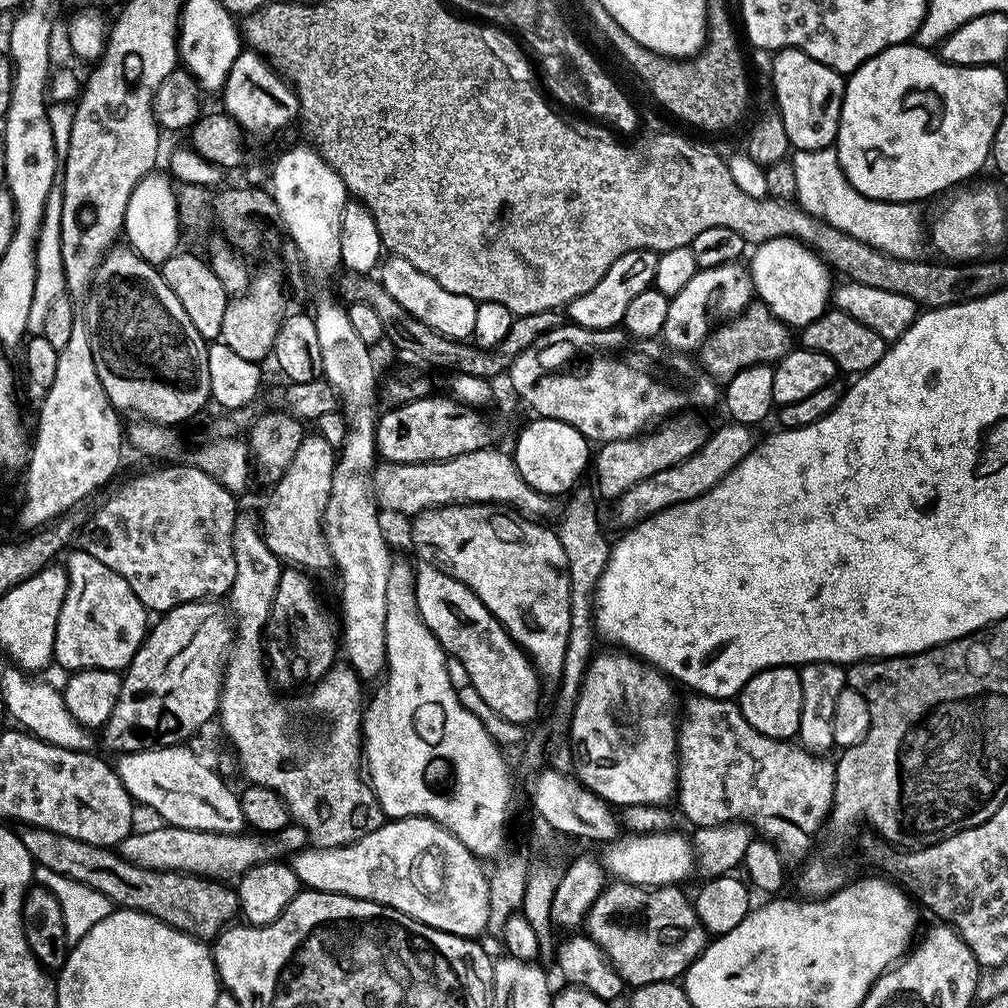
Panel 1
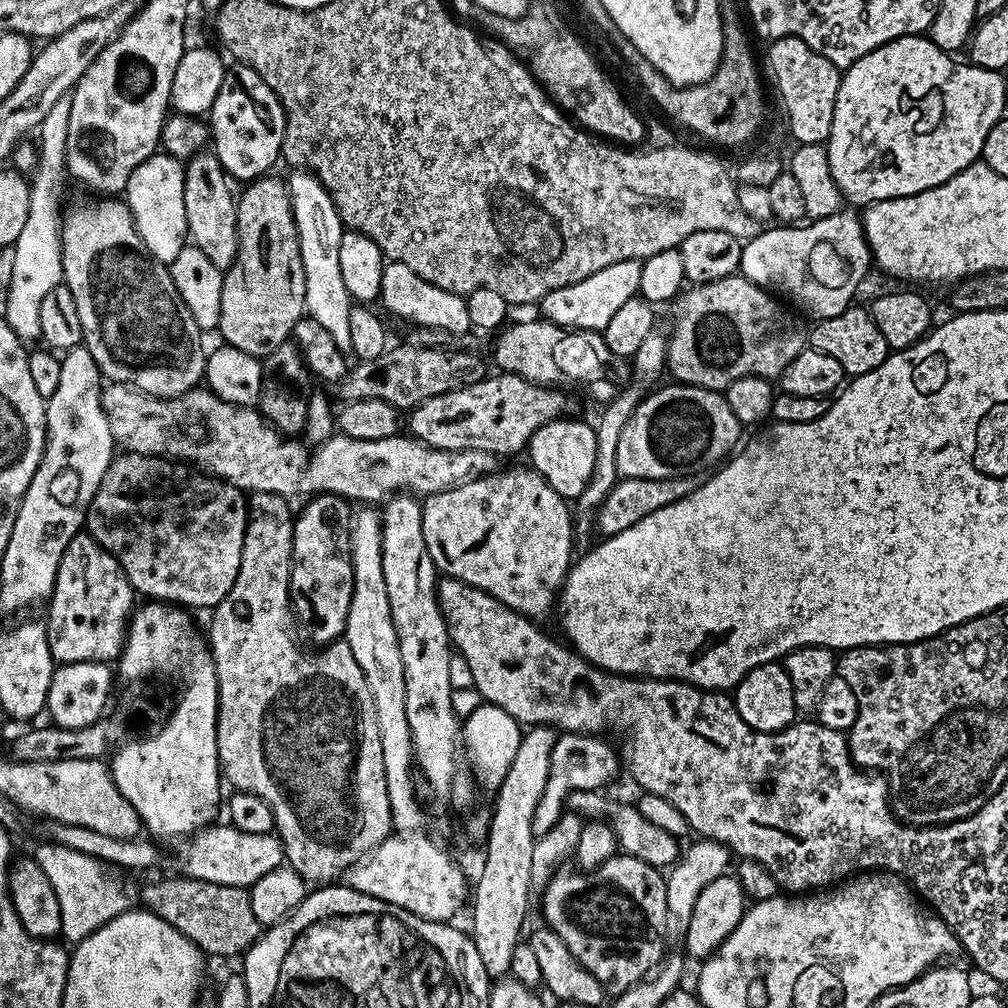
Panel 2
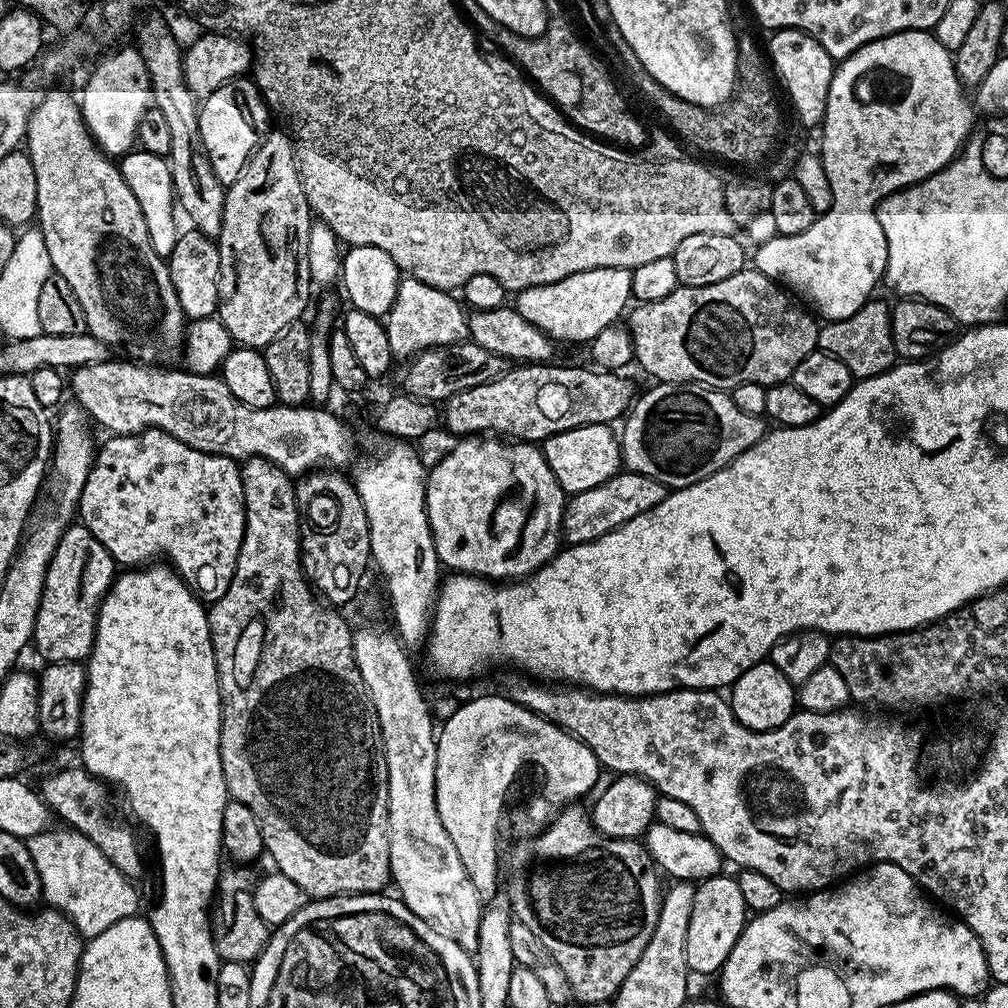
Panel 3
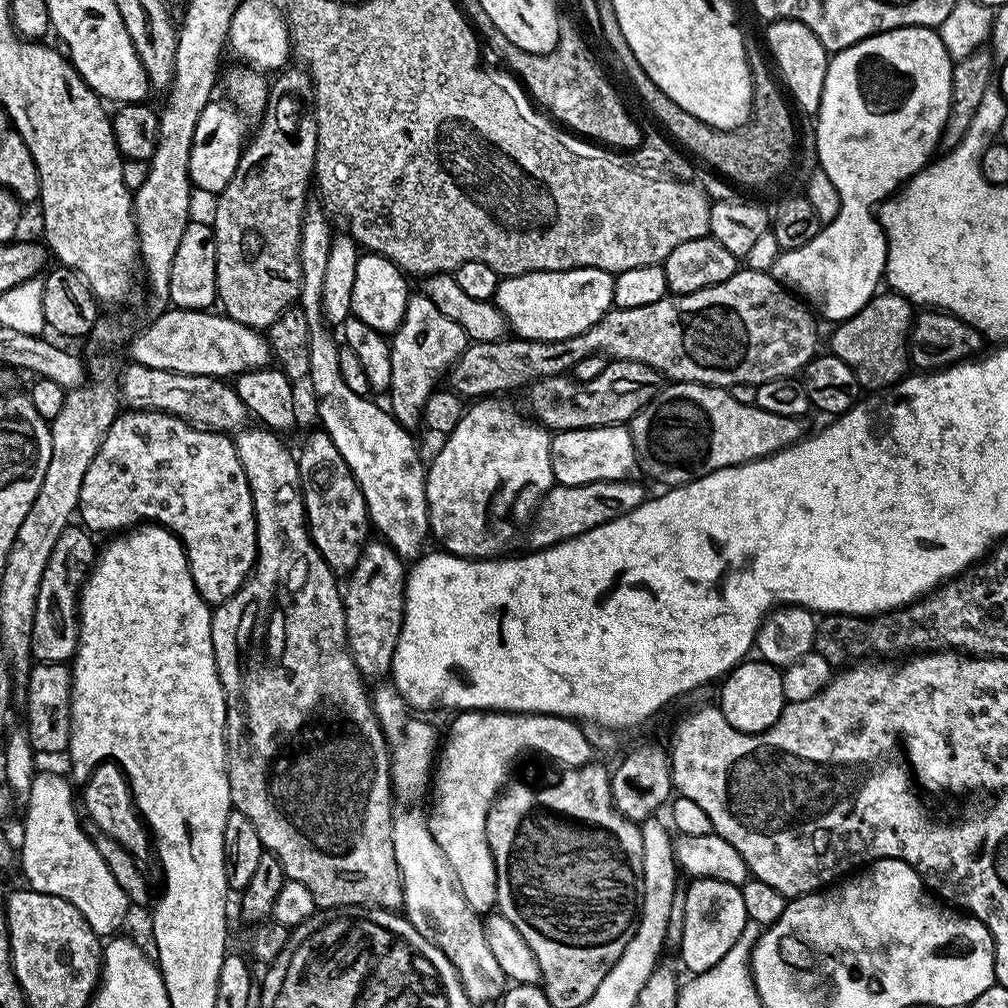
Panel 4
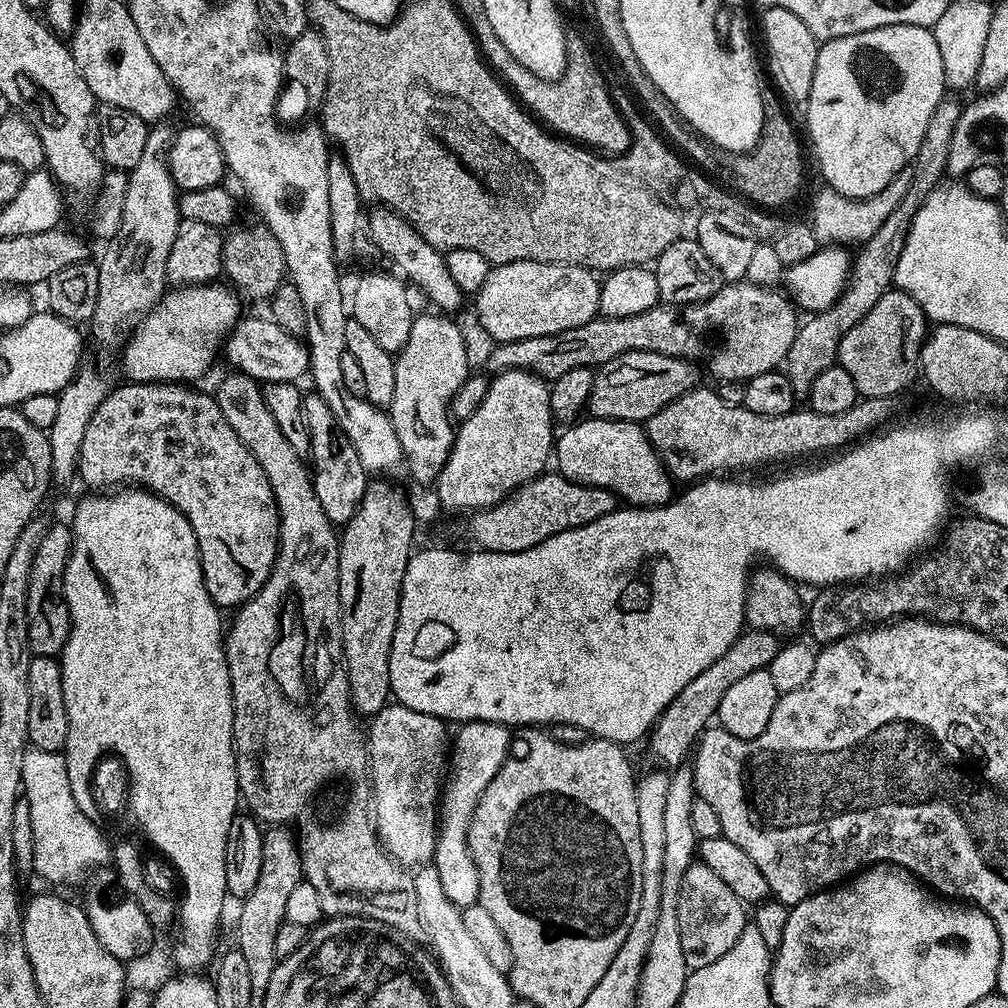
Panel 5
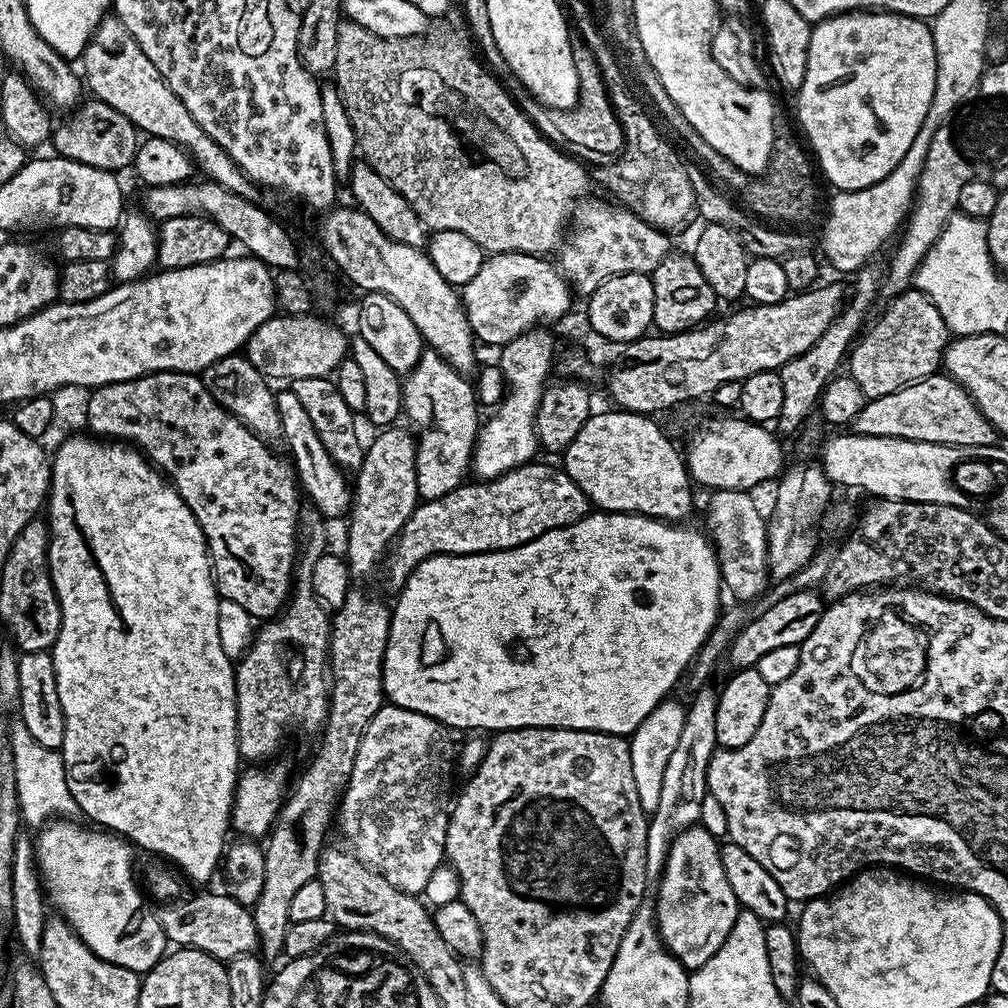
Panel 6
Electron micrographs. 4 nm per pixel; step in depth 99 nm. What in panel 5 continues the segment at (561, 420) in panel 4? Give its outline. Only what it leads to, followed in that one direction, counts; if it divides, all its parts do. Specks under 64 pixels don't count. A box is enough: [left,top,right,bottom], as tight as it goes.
[587,352,698,422]

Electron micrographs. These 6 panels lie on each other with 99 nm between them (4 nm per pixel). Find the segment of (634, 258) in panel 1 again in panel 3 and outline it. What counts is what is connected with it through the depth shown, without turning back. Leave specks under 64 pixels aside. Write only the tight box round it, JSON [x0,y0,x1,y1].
[514,268,632,344]

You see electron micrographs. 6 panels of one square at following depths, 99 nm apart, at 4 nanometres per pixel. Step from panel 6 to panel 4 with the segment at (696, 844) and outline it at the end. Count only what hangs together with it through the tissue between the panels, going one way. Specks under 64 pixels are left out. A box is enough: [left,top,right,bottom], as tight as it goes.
[678,879,750,974]

